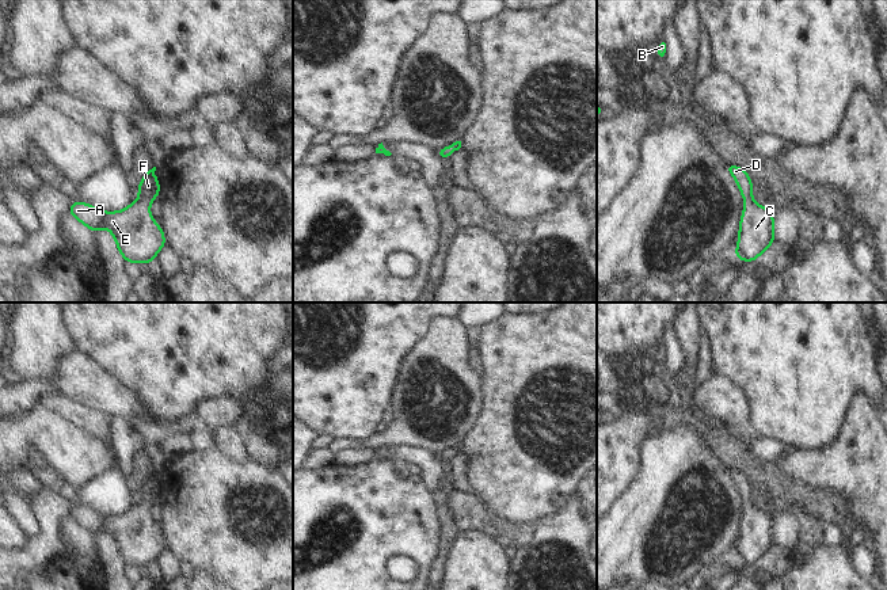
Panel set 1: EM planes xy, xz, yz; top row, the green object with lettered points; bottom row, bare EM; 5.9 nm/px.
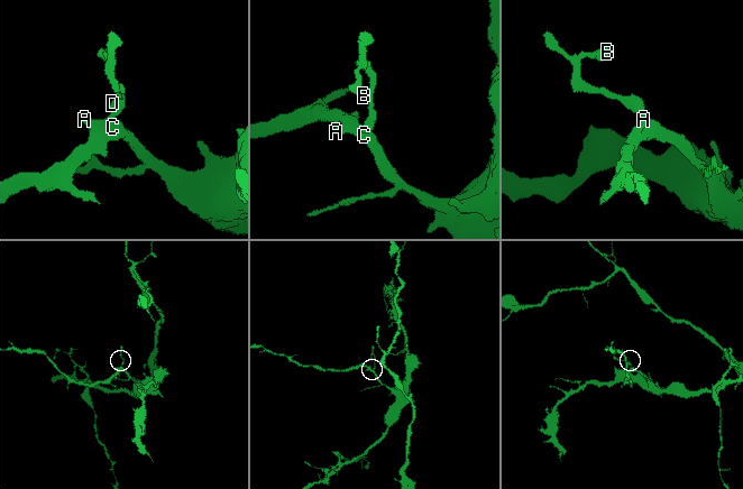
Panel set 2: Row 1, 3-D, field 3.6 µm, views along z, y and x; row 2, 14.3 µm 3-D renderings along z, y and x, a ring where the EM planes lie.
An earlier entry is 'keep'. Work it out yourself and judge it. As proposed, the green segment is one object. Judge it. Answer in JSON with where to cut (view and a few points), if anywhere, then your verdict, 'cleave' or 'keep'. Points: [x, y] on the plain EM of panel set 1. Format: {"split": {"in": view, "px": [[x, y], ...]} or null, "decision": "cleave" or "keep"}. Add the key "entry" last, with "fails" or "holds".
{"split": null, "decision": "keep", "entry": "holds"}

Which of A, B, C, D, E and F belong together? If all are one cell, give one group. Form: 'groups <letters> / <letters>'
groups A B C D E F

